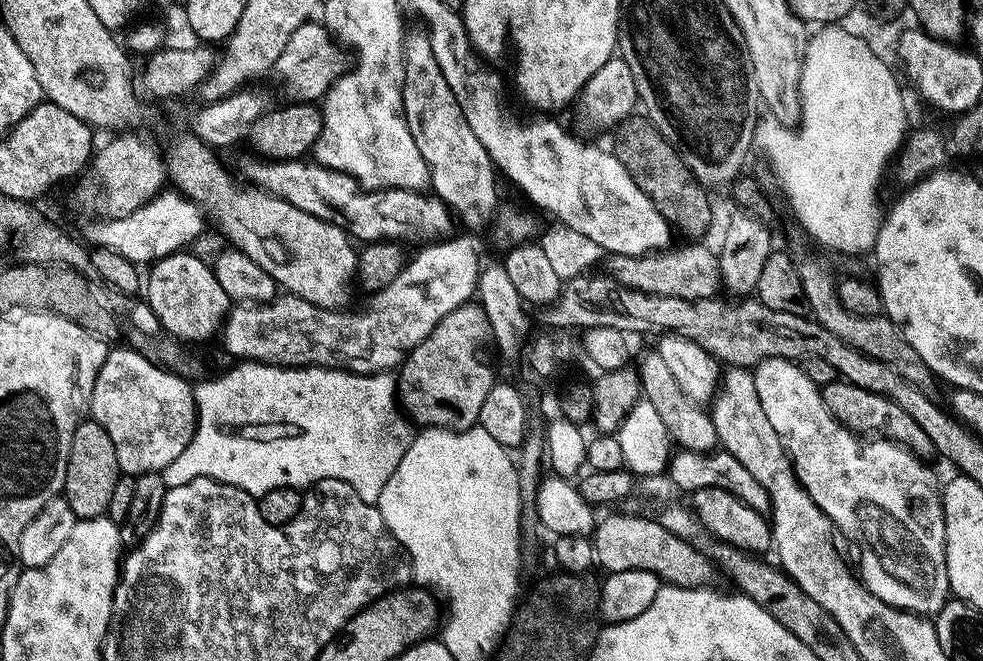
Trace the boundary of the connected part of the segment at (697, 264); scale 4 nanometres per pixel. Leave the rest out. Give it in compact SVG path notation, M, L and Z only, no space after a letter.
M688 242L677 252L661 250L646 256L612 256L613 279L625 288L637 288L646 294L662 294L670 298L687 300L711 300L721 291L720 257L704 245L704 242Z

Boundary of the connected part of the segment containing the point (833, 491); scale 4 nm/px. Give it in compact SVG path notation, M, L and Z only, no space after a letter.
M782 358L762 360L755 365L752 377L754 378L754 388L758 390L758 399L762 401L762 410L766 414L770 426L774 426L774 434L778 434L784 451L788 453L788 459L791 460L792 468L796 471L798 482L806 490L806 494L810 494L812 501L827 514L829 522L833 526L844 524L844 528L852 528L852 532L864 532L864 536L868 536L864 544L878 556L878 561L882 562L882 566L894 578L898 578L899 582L908 581L908 584L916 585L916 588L940 588L940 592L950 592L948 571L946 570L946 522L944 521L942 480L936 477L935 470L928 465L928 462L910 451L909 448L905 448L904 445L897 444L895 440L869 438L867 435L857 434L851 428L837 422L834 414L830 414L830 410L826 410L826 402L822 398L818 385L810 382L810 378L806 378L803 367L795 360L783 360Z

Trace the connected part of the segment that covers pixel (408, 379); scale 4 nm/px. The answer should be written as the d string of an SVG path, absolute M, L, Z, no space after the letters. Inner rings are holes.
M469 302L458 306L458 310L450 310L450 314L410 350L398 369L398 404L407 419L420 426L451 428L454 432L477 427L482 401L498 380L491 366L483 360L484 343L489 340L488 319L479 303Z

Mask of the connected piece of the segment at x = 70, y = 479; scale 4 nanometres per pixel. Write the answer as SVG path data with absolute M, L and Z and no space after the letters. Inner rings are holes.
M91 418L81 420L74 430L74 442L70 446L66 482L62 493L66 502L70 502L70 510L74 510L77 520L89 520L107 513L110 496L121 475L118 454L114 454L114 442L110 442L110 434L102 430L97 420Z

